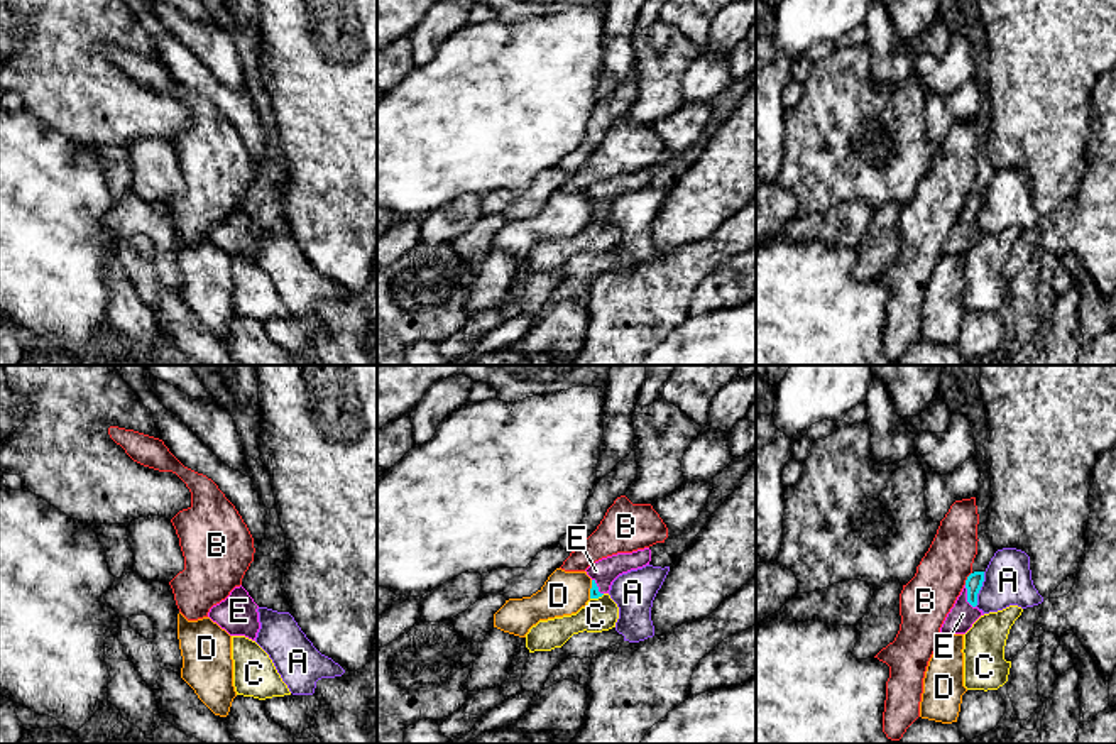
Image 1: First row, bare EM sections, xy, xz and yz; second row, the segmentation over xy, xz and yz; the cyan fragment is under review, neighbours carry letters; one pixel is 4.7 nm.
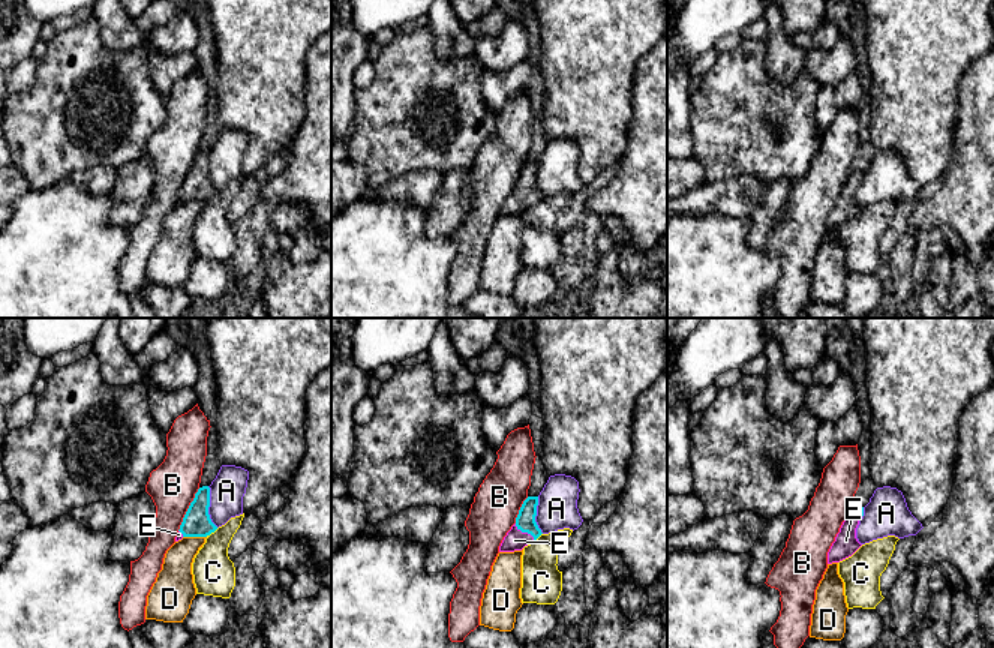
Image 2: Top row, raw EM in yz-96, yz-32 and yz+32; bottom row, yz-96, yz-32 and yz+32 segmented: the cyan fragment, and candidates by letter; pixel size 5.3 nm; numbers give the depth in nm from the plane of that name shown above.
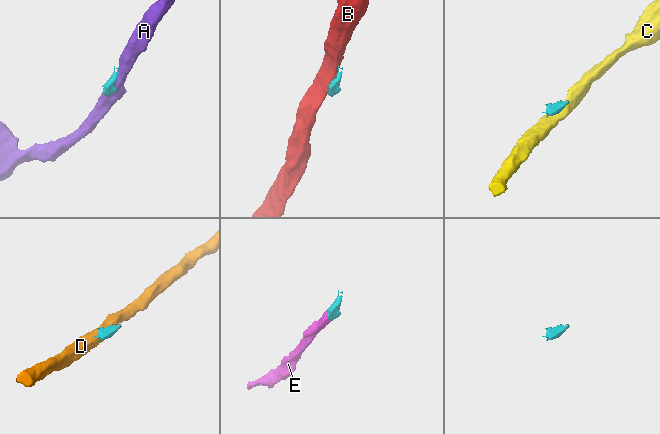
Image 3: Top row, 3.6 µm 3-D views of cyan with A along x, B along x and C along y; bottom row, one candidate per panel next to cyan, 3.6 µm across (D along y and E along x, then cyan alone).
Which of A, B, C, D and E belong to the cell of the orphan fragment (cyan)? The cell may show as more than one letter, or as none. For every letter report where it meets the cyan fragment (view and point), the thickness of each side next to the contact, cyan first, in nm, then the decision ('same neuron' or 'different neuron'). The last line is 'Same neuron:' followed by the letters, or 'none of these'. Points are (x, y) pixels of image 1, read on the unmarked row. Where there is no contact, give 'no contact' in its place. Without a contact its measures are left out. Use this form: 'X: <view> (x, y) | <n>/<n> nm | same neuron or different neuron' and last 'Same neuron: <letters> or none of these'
A: yz (979, 210) | 80/220 nm | different neuron
B: yz (968, 200) | 80/240 nm | different neuron
C: xz (597, 218) | 50/160 nm | different neuron
D: xz (590, 210) | 50/200 nm | different neuron
E: yz (968, 218) | 80/130 nm | same neuron
Same neuron: E

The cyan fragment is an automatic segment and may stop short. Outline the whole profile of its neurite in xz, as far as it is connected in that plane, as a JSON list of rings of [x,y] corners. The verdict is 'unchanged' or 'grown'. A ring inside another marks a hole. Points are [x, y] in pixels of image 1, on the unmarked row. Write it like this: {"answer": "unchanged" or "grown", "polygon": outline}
{"answer": "grown", "polygon": [[[651,171],[617,174],[592,184],[585,193],[592,200],[590,220],[609,215],[612,203],[631,191],[643,189],[651,183]]]}

